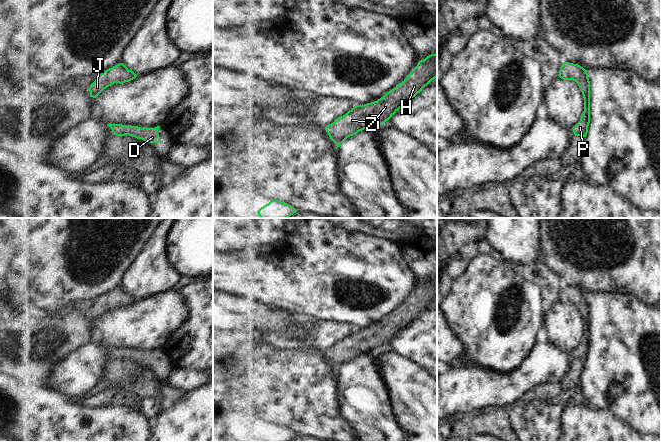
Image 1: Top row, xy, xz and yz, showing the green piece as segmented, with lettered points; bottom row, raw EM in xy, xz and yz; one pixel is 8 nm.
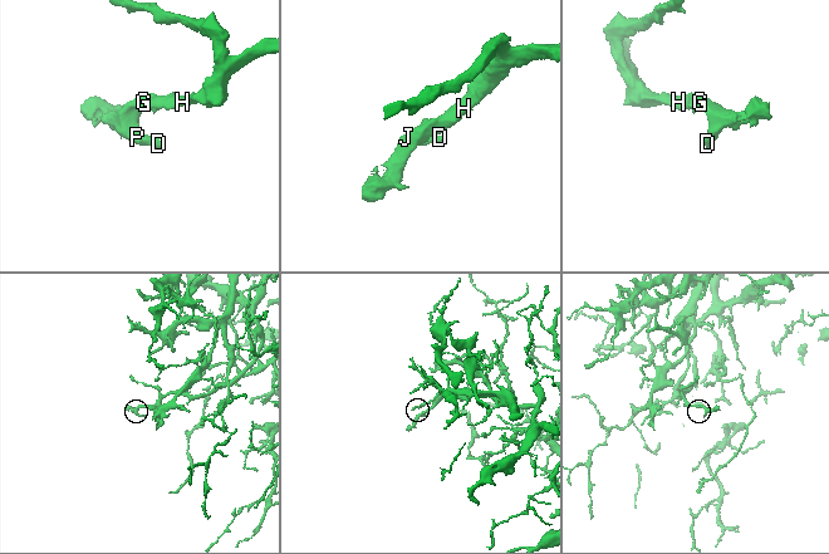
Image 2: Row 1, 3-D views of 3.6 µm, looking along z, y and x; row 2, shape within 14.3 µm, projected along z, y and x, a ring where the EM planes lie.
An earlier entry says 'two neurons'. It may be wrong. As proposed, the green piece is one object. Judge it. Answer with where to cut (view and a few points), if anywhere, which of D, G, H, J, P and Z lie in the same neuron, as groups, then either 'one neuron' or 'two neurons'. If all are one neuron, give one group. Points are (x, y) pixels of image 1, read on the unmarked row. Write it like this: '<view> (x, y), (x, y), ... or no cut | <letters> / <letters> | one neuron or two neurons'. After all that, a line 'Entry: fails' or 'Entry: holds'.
no cut | D G H J P Z | one neuron
Entry: fails

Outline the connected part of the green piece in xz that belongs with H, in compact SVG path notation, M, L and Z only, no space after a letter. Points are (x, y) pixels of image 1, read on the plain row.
M437 278L418 286L410 298L383 321L372 327L355 329L345 339L325 351L330 363L340 371L350 360L381 349L437 302Z

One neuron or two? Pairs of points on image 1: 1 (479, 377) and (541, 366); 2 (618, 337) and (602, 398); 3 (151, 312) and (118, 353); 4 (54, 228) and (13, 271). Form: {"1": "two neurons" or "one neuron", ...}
{"1": "one neuron", "2": "one neuron", "3": "two neurons", "4": "one neuron"}

